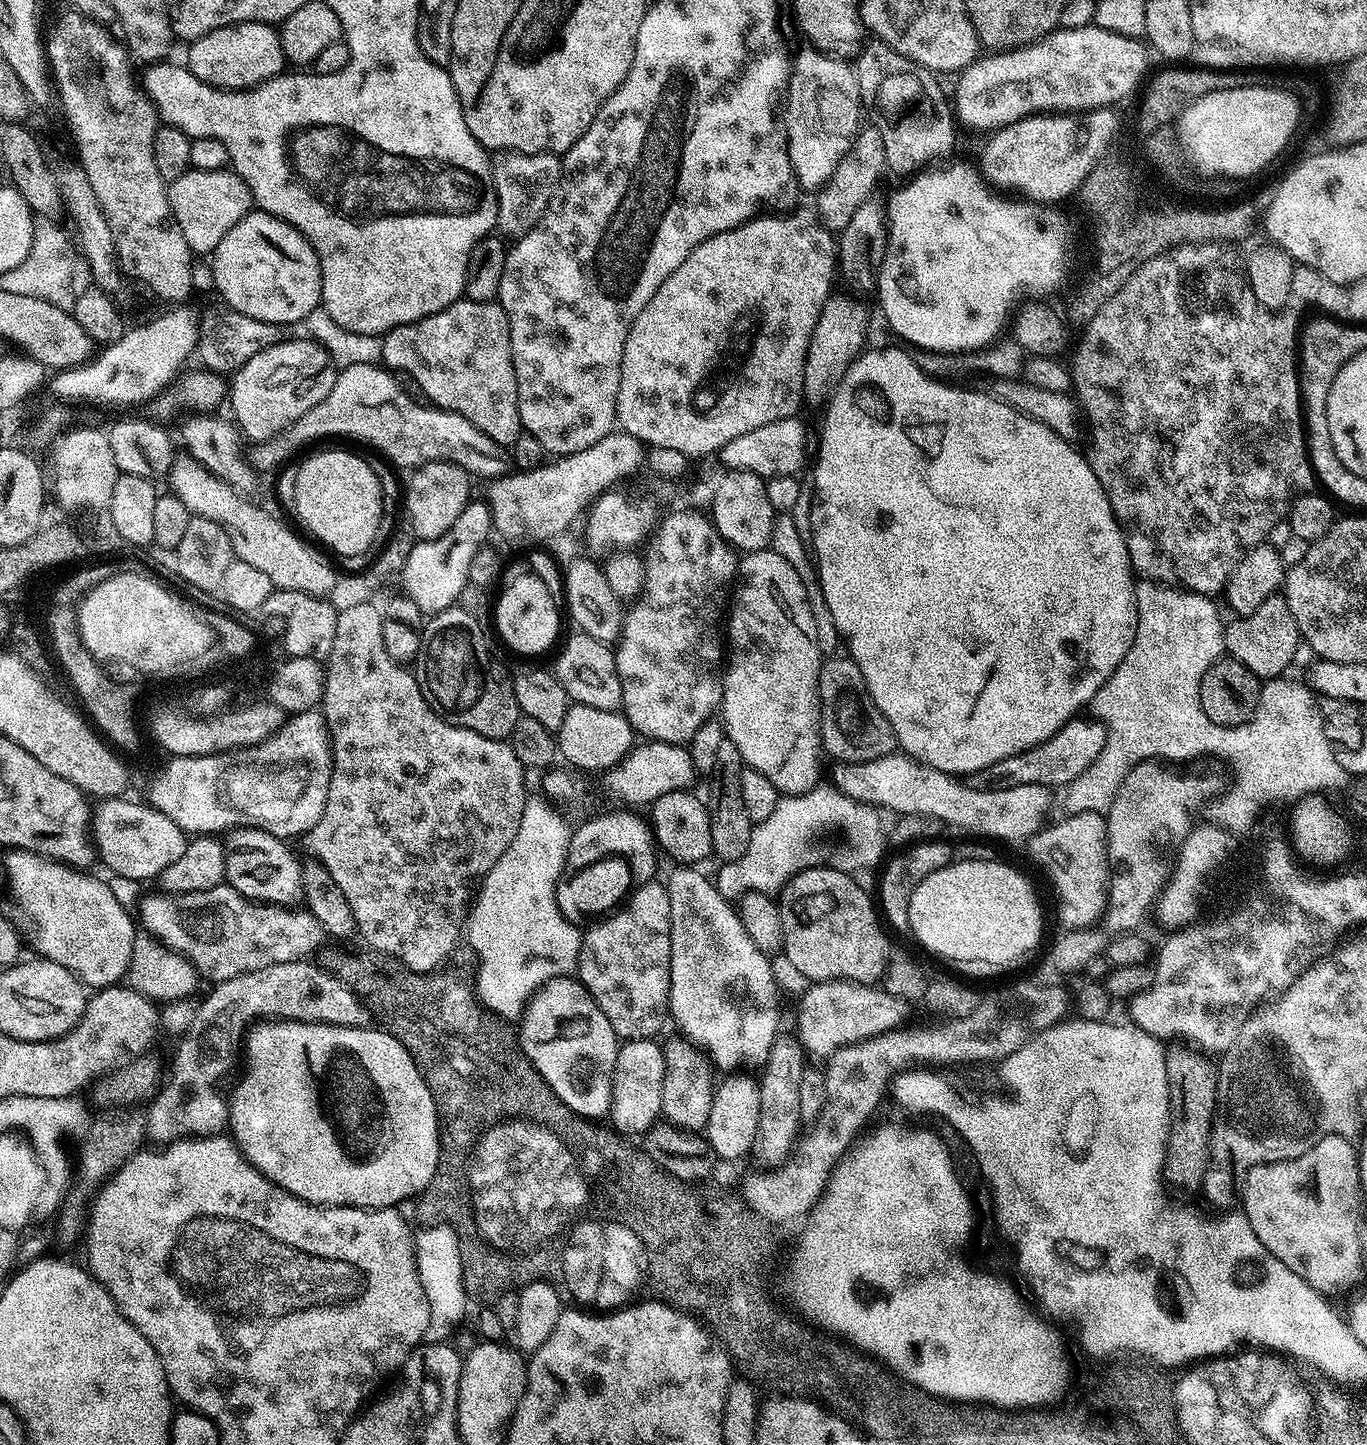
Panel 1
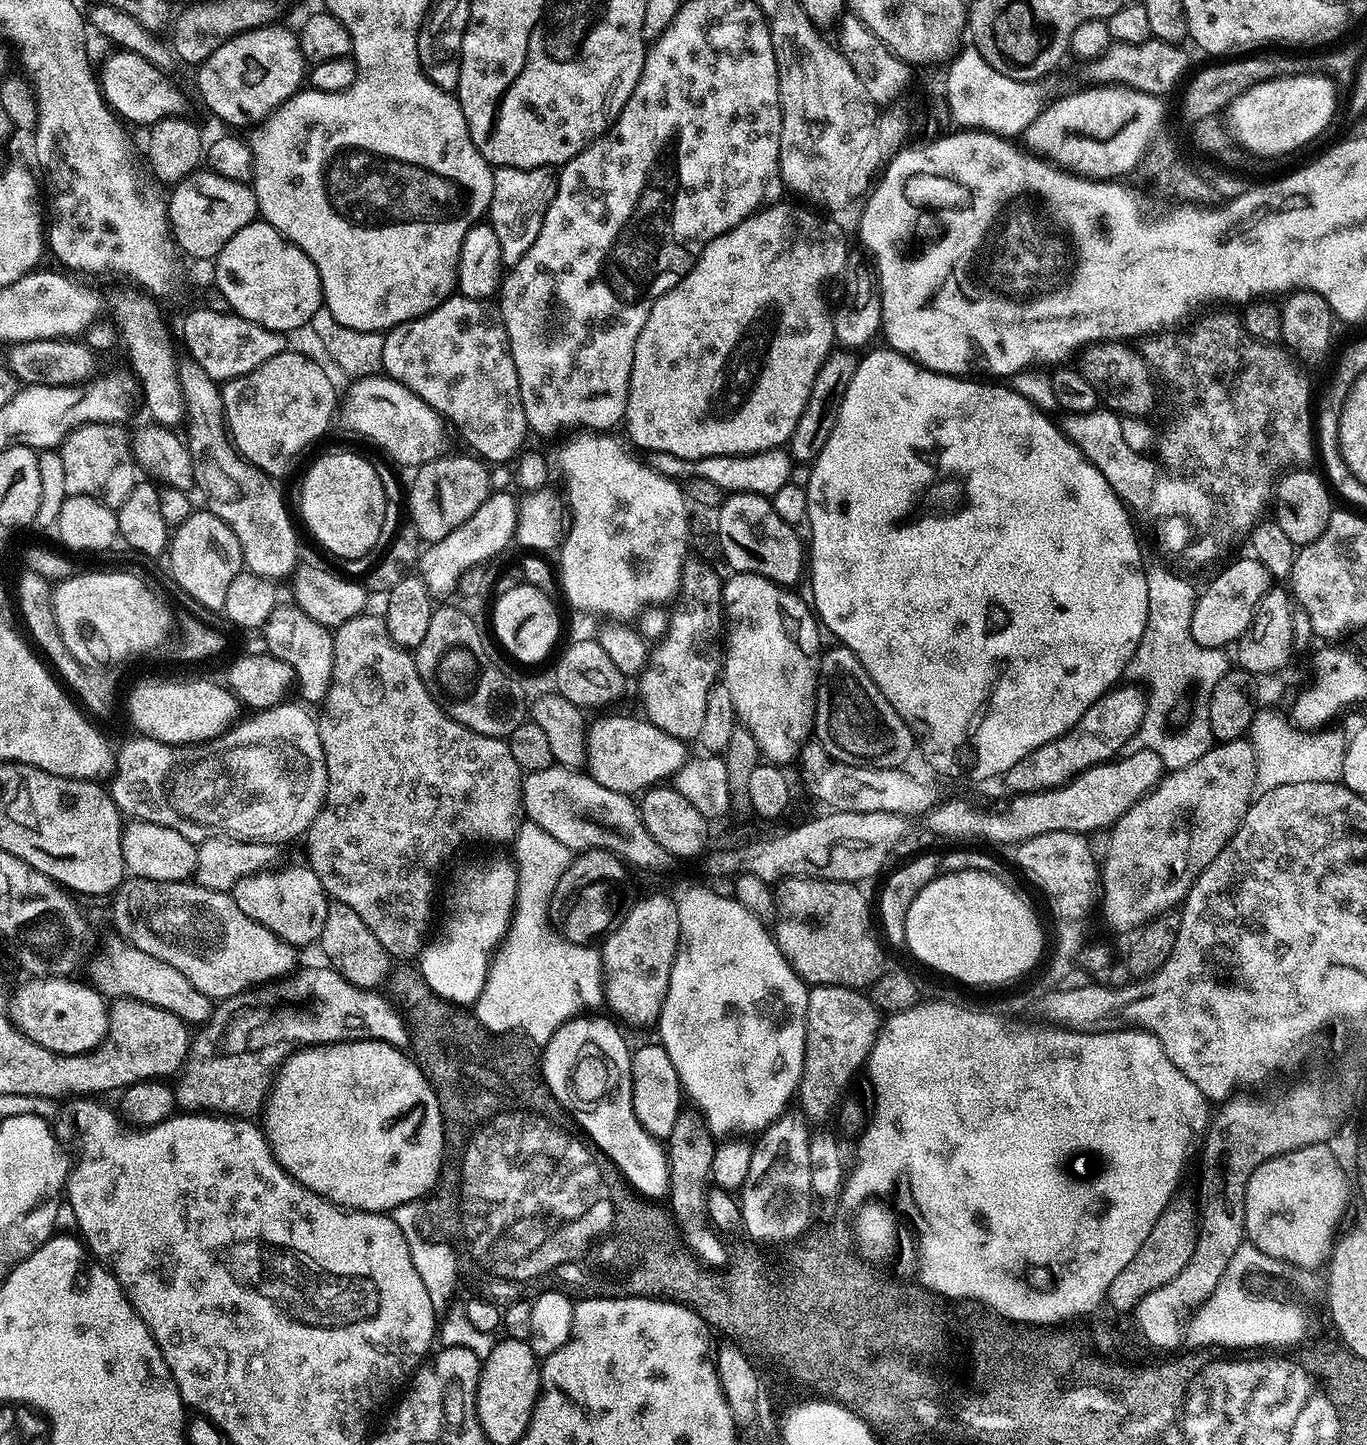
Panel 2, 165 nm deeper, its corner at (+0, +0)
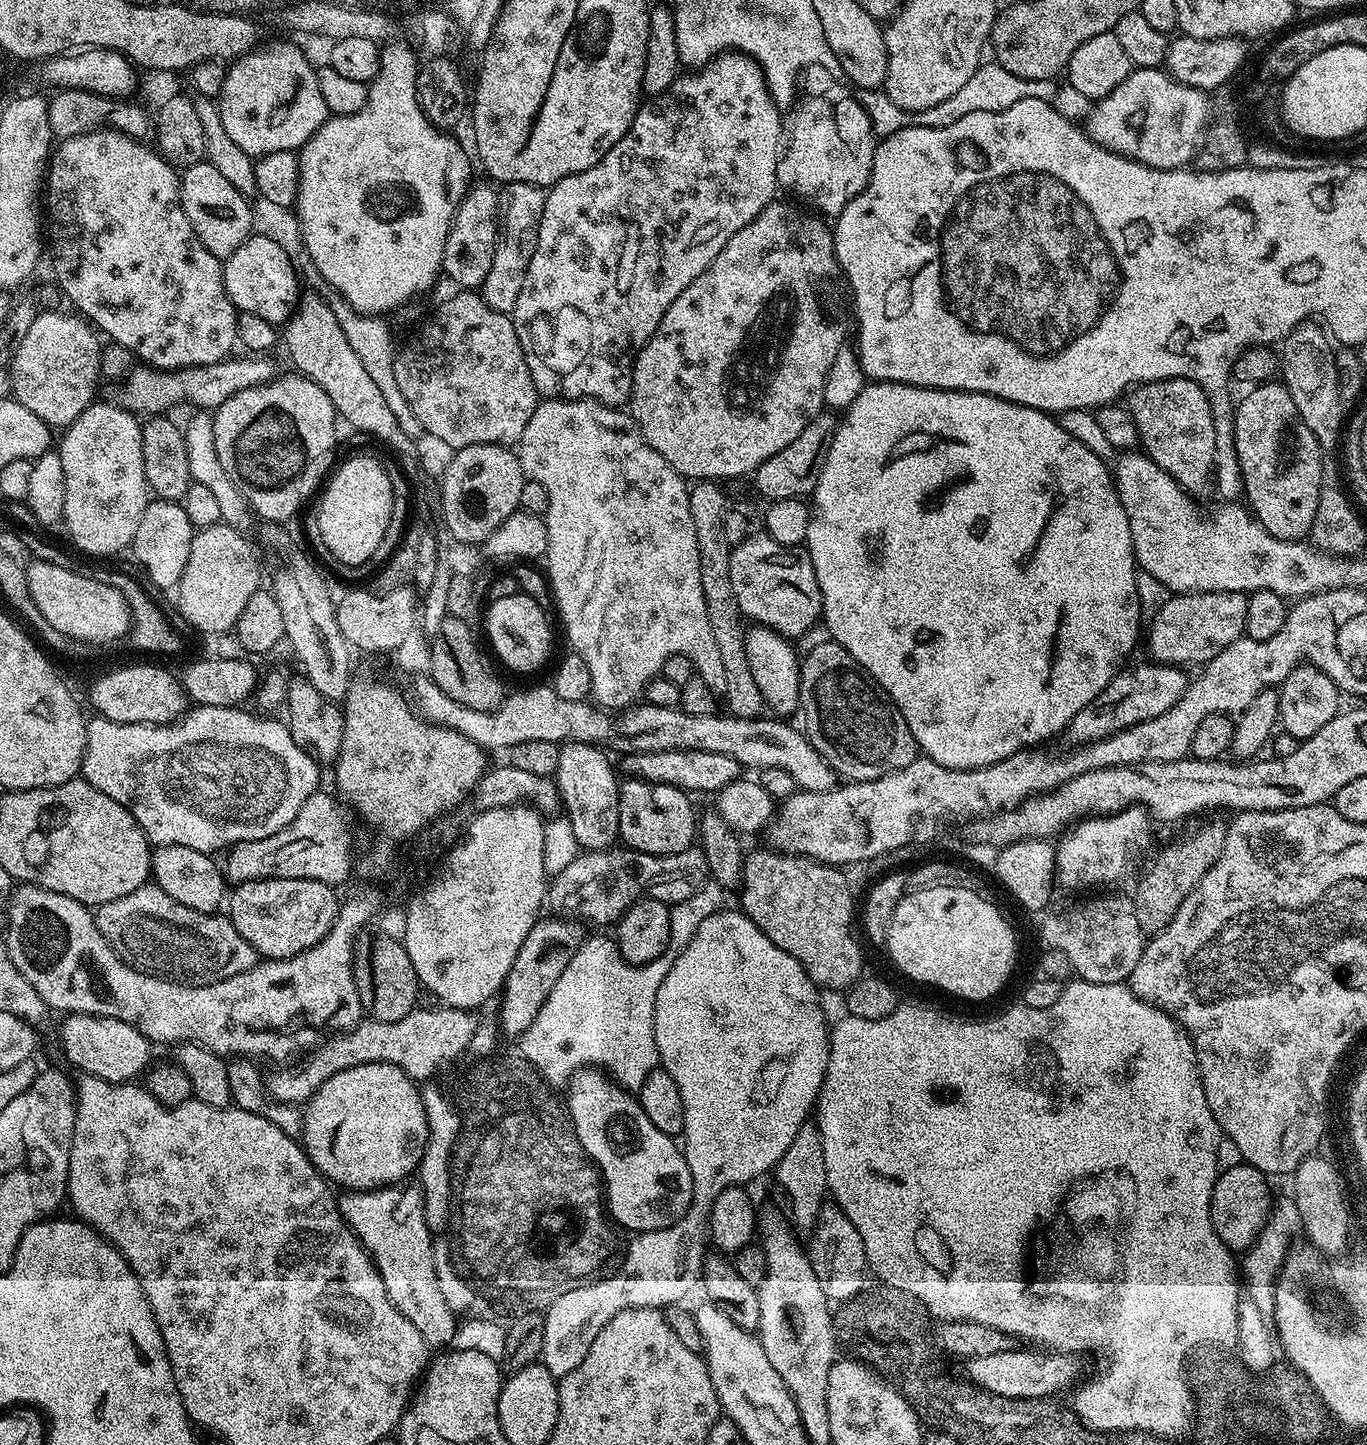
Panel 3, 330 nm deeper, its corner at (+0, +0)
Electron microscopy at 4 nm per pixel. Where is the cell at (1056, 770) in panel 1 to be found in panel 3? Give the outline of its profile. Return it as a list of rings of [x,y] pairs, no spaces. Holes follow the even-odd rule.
[[[1147,662],[1148,664],[1136,664],[1133,668],[1125,667],[1117,672],[1115,678],[1074,718],[1069,722],[1066,729],[1066,736],[1072,739],[1071,743],[1076,746],[1093,744],[1107,736],[1118,734],[1138,722],[1146,722],[1150,718],[1158,718],[1182,694],[1188,689],[1190,676],[1187,676],[1185,669],[1180,666],[1165,666],[1159,662]]]

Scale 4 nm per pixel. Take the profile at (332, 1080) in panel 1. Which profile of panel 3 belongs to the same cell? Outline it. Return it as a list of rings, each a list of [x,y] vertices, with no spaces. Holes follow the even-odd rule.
[[[363,1064],[362,1066],[354,1066],[350,1070],[342,1070],[338,1074],[334,1074],[334,1078],[326,1078],[326,1082],[322,1082],[322,1086],[303,1105],[302,1111],[304,1114],[304,1131],[302,1133],[304,1153],[308,1156],[308,1161],[320,1171],[320,1175],[325,1180],[333,1185],[341,1184],[341,1189],[369,1192],[372,1188],[399,1185],[403,1181],[400,1180],[403,1176],[408,1176],[411,1172],[413,1175],[417,1171],[420,1160],[423,1158],[424,1148],[427,1145],[428,1126],[421,1089],[418,1087],[417,1081],[411,1080],[401,1068],[393,1064]]]

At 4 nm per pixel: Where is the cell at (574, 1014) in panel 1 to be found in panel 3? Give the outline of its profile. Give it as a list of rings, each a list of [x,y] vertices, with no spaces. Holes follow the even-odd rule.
[[[595,1066],[576,1072],[568,1081],[566,1091],[568,1117],[576,1127],[586,1154],[591,1156],[592,1163],[596,1165],[606,1185],[606,1208],[611,1219],[613,1216],[622,1227],[629,1228],[632,1234],[653,1232],[676,1223],[692,1203],[690,1166],[686,1166],[681,1145],[673,1137],[662,1134],[662,1130],[658,1130],[658,1126],[646,1118],[639,1099],[629,1089],[620,1087],[611,1076]]]

